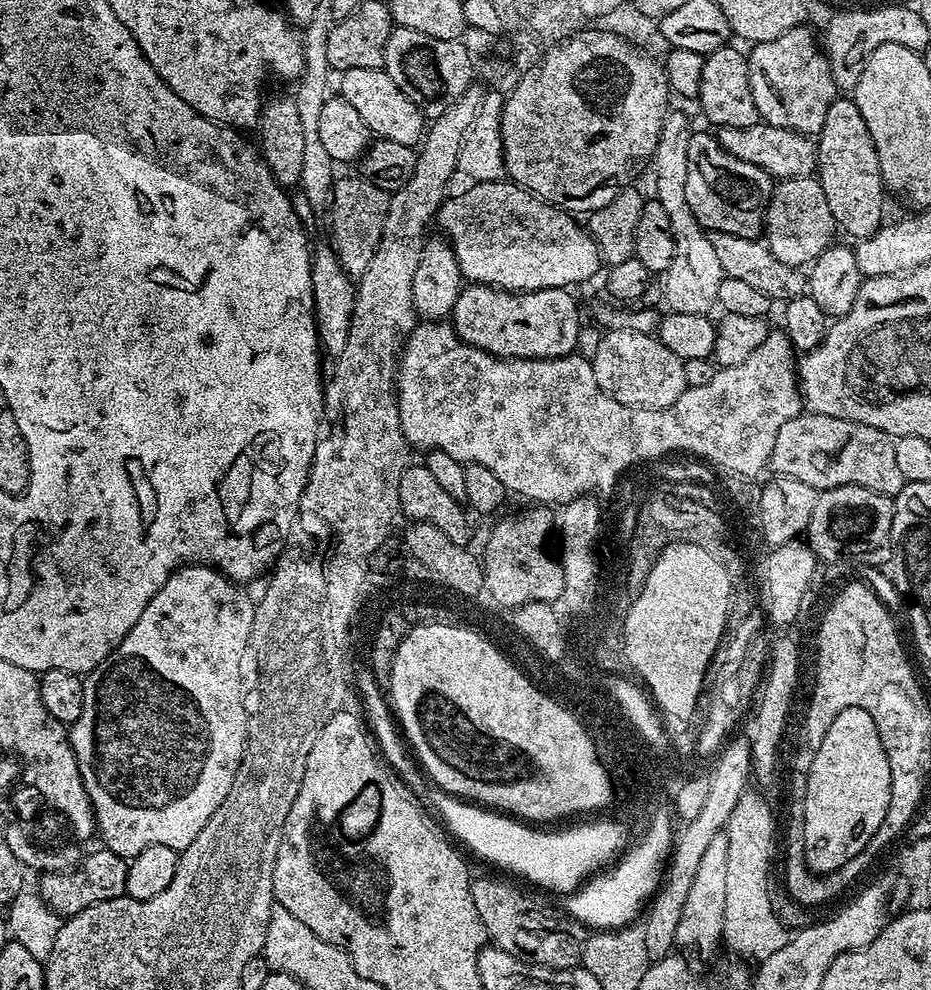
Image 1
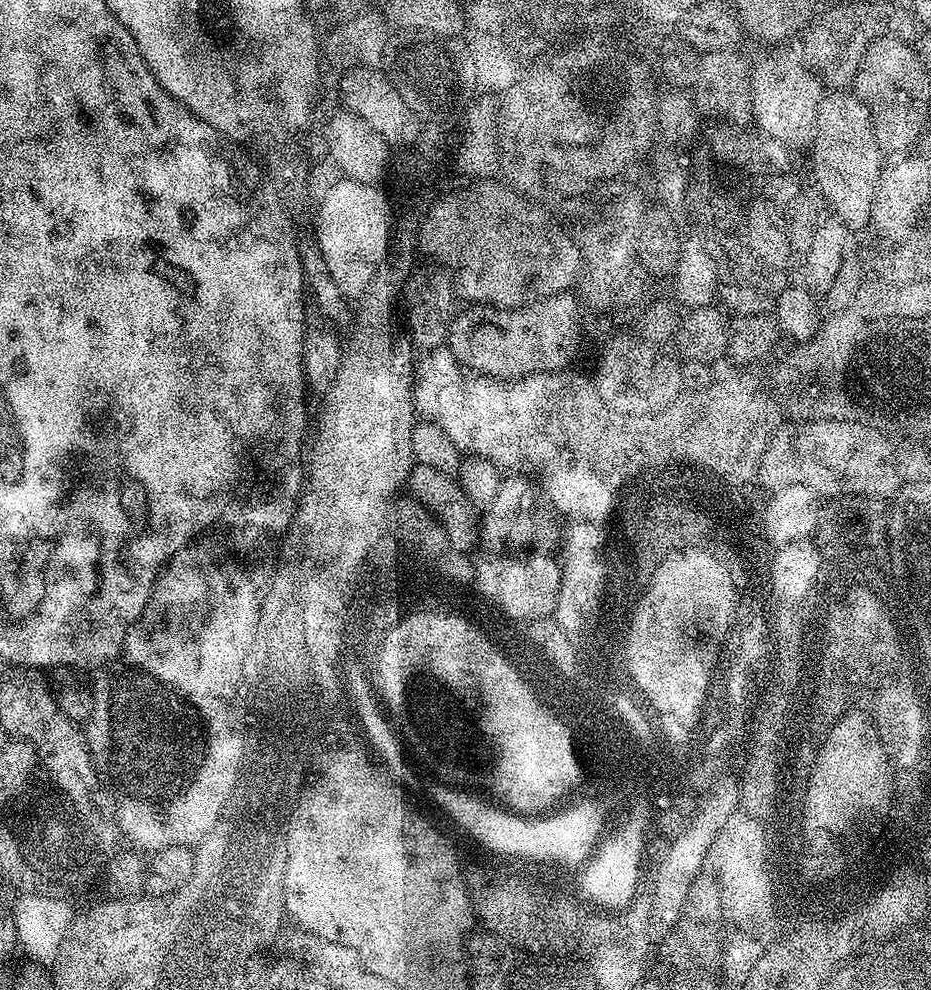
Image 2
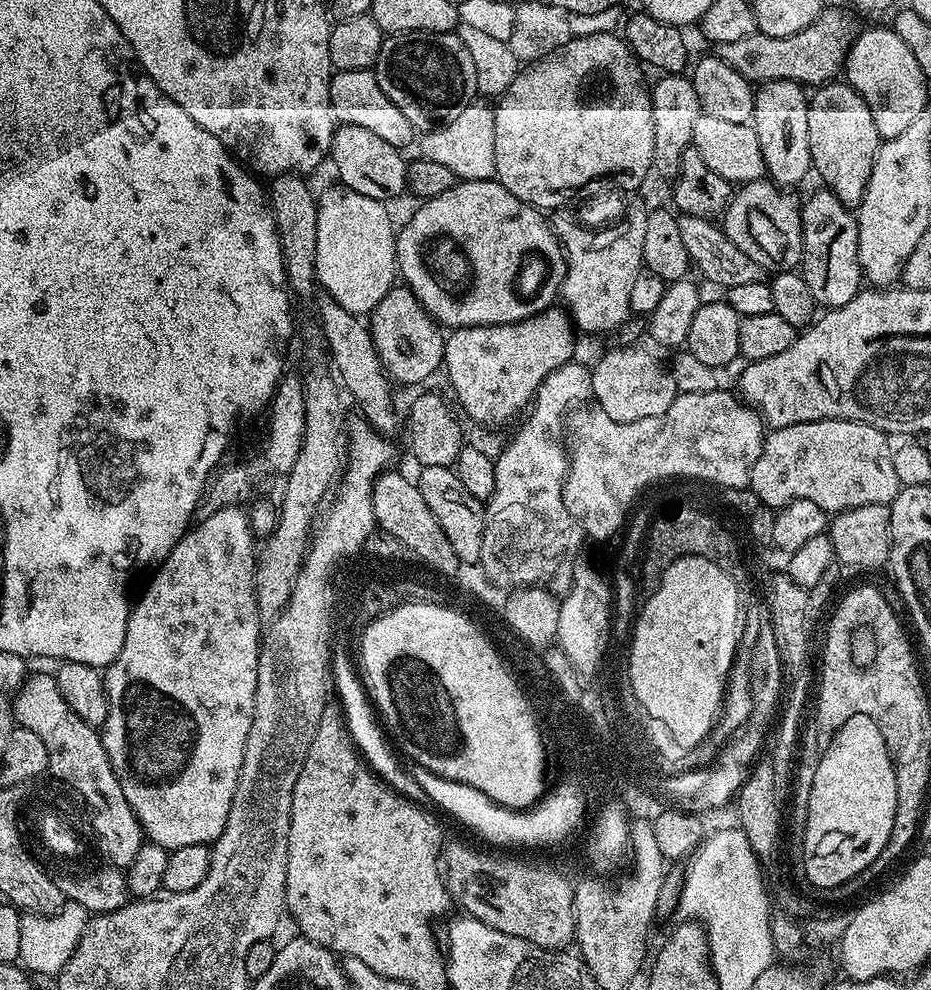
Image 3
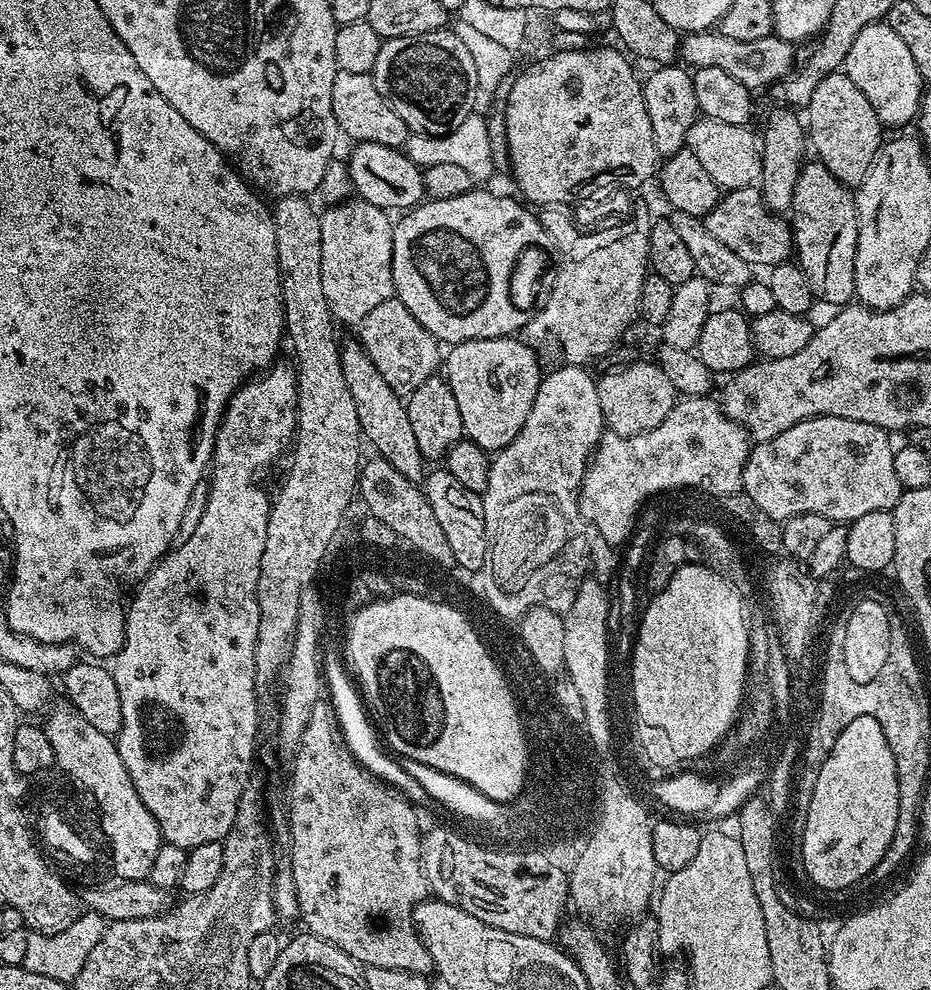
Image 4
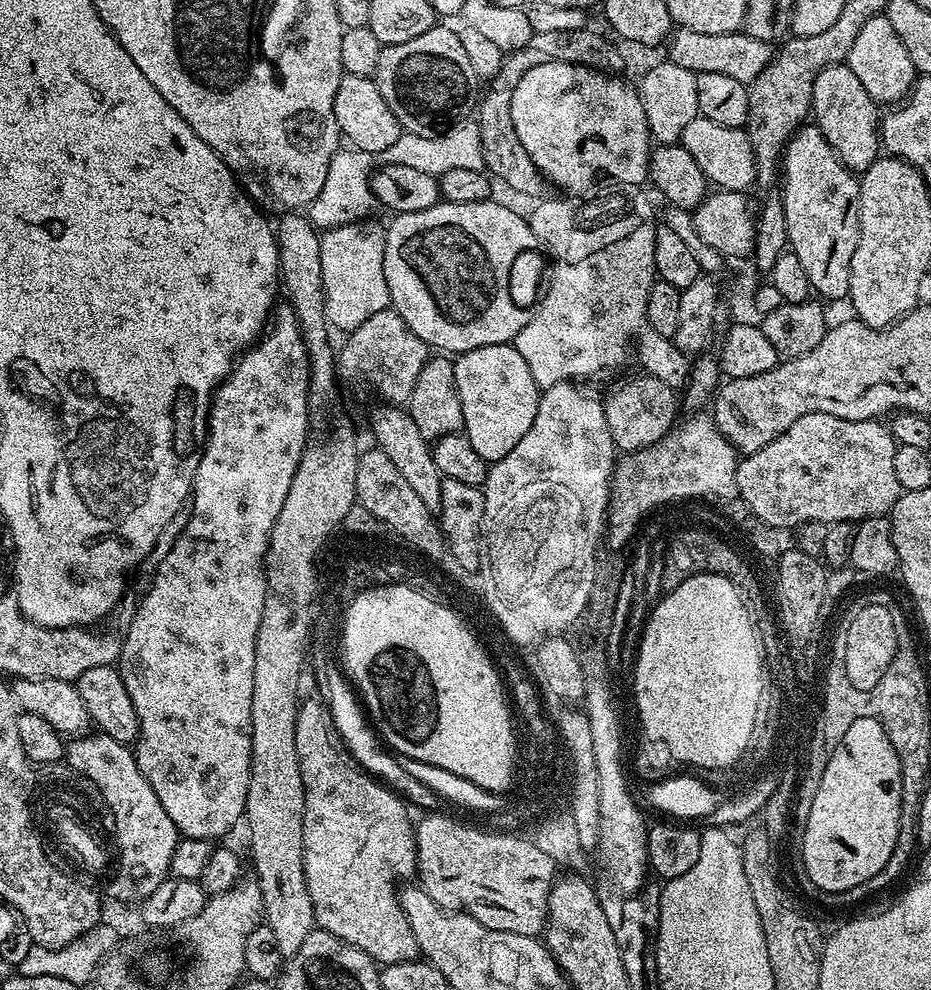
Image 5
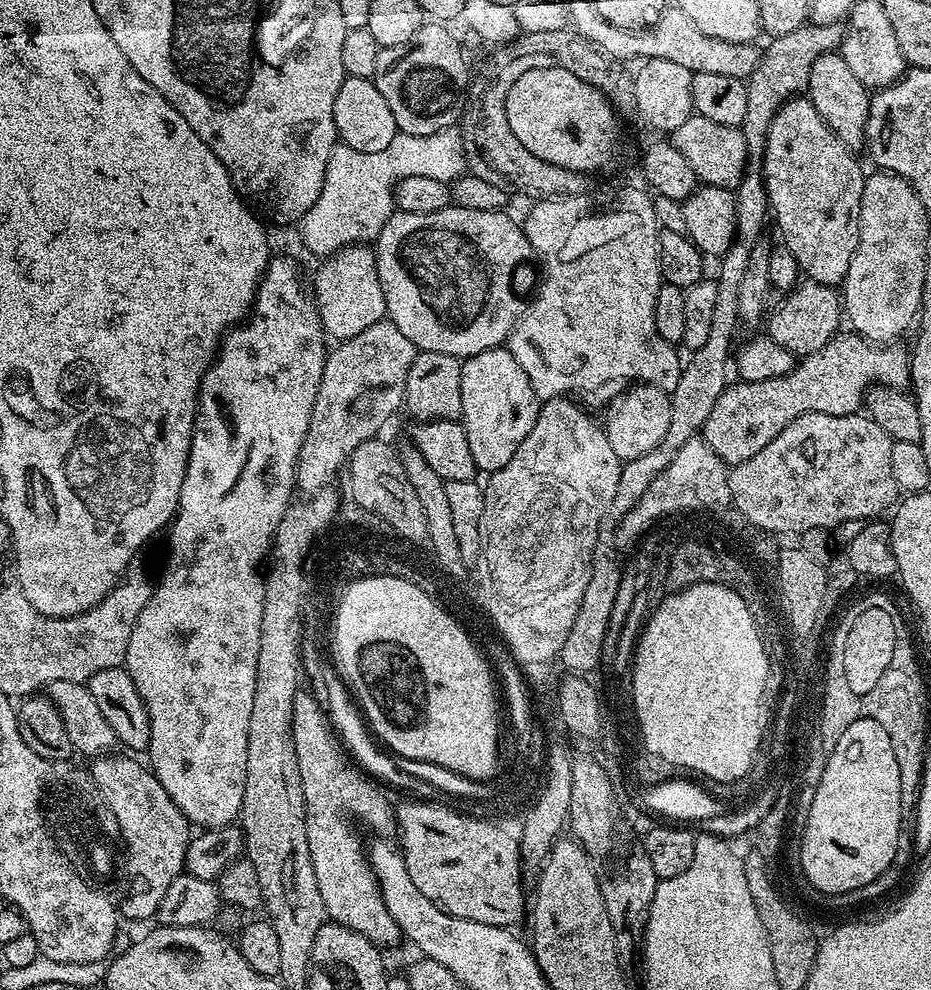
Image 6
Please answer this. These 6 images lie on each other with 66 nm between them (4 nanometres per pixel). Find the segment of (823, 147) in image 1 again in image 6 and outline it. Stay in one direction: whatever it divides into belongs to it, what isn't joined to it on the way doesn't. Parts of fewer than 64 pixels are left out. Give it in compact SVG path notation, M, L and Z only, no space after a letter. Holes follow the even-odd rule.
M839 51L827 52L813 62L806 98L815 106L818 114L822 114L826 126L830 126L834 134L838 134L838 138L846 147L853 150L865 147L870 92L862 82L858 82L858 77L850 71L850 66L846 66Z

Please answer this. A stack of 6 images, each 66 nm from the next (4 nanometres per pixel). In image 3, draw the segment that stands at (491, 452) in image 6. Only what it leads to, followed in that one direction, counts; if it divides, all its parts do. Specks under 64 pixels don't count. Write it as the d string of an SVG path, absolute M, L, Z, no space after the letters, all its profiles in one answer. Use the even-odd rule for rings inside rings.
M548 306L543 310L537 311L534 316L527 316L522 322L514 322L513 324L483 324L482 326L470 327L470 328L457 328L447 333L444 342L444 363L442 365L443 371L448 371L448 380L452 383L452 388L456 391L456 400L458 403L466 406L466 410L484 426L500 426L504 422L508 422L515 418L520 411L523 413L525 409L531 405L538 386L541 381L547 378L550 373L553 372L558 366L569 363L573 359L572 351L575 350L576 336L574 331L574 325L572 323L572 317L568 315L567 311L560 306Z

